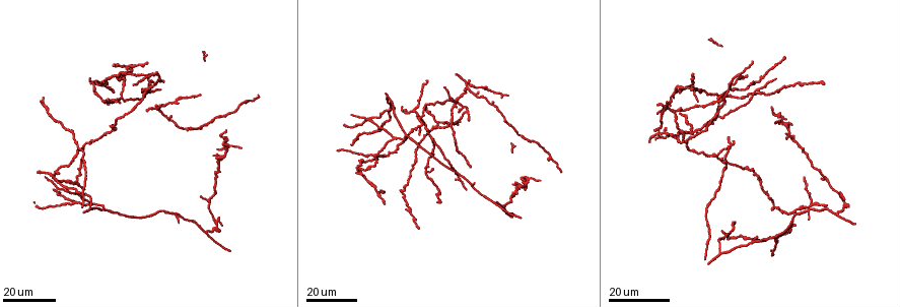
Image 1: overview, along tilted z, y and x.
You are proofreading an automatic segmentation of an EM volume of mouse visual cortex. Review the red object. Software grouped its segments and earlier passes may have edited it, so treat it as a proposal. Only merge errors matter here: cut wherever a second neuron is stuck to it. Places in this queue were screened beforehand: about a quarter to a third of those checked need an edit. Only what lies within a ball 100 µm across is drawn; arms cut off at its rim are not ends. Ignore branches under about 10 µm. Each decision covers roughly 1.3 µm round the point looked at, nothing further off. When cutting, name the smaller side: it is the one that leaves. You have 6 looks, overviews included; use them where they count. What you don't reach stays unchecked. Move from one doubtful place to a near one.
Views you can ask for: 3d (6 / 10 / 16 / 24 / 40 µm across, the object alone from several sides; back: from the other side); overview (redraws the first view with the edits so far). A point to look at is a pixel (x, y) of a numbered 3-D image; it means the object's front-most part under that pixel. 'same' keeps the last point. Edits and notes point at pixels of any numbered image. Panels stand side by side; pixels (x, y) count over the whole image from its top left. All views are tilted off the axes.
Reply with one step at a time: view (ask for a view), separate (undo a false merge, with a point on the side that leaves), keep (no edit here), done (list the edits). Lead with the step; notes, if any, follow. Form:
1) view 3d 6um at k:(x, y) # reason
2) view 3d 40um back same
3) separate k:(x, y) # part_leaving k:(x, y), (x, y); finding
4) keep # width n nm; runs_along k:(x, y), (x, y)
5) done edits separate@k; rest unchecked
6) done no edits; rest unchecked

view 3d 24um at 1:(54, 172) # calibre changes

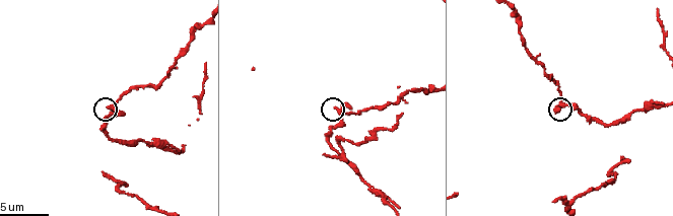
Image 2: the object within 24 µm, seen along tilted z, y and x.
view 3d 10um at 2:(564, 102)

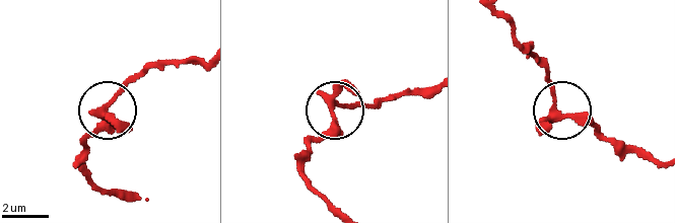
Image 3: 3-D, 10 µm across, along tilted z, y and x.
view 3d 10um back at 3:(331, 106) # from behind

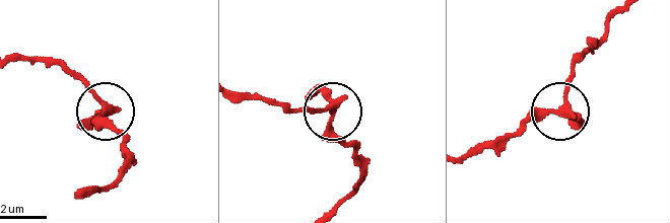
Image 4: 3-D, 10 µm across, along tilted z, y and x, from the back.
keep # runs_along 4:(518, 131), (559, 104), (572, 58); continuous, no second neuron

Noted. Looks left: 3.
view 3d 16um at 1:(107, 209) # two arms in line, one across

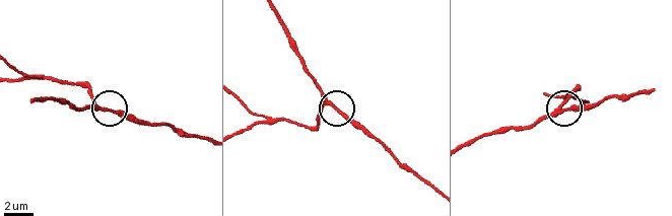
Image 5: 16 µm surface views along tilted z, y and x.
view 3d 6um at 5:(560, 113) # zoom in

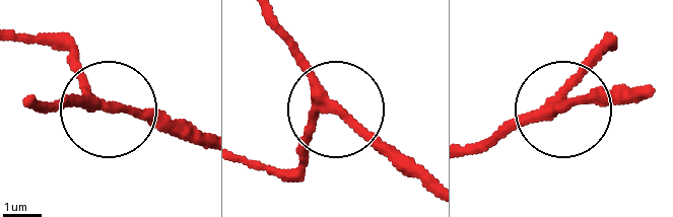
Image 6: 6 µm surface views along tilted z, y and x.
keep # arms 3; all the same neuron

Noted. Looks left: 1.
done no edits; rest unchecked

